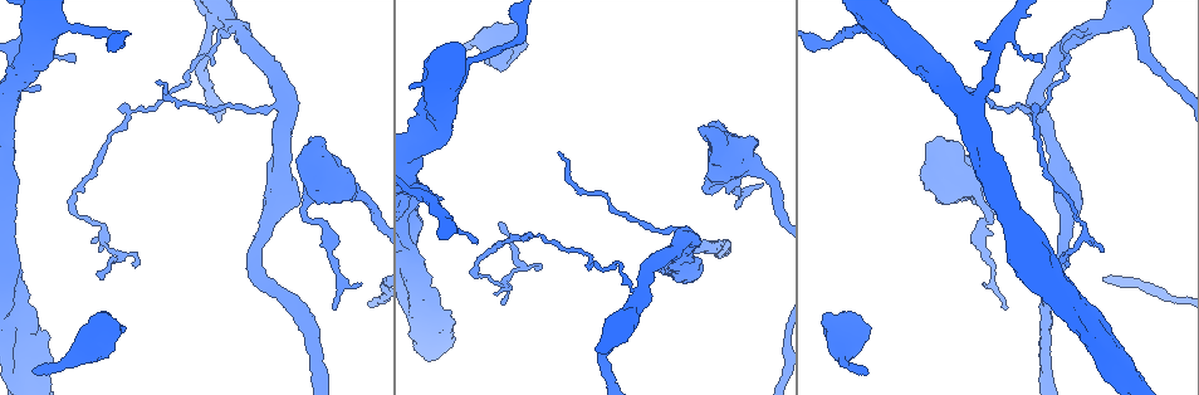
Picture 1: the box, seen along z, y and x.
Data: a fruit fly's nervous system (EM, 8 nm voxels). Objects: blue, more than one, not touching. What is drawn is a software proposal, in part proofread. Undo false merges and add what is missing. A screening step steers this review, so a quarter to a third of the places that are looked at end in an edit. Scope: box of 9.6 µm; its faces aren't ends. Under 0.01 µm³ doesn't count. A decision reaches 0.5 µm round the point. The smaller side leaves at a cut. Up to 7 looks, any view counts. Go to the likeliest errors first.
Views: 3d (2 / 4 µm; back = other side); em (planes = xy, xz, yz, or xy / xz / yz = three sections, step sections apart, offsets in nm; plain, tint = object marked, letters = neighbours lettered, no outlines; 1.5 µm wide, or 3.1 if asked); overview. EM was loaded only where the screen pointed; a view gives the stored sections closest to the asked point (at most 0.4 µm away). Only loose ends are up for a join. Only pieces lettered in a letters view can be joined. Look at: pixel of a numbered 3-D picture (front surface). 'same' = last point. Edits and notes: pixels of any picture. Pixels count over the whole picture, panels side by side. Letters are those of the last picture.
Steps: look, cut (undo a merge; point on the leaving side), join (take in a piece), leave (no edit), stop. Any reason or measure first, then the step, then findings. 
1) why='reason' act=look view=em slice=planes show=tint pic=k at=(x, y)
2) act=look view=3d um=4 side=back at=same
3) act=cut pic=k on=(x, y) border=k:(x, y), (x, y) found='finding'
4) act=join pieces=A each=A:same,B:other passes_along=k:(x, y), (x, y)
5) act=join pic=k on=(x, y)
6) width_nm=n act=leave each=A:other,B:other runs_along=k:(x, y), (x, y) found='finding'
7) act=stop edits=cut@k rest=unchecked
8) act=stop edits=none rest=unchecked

why='thin end' act=look view=3d um=2 pic=1 at=(31, 371)

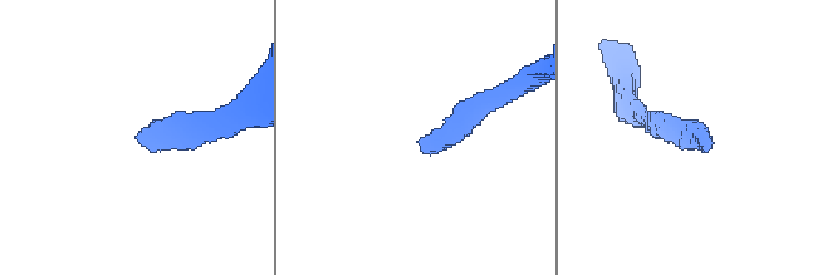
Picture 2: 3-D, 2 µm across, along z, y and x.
act=look view=em slice=planes show=letters pic=2 at=(423, 151)

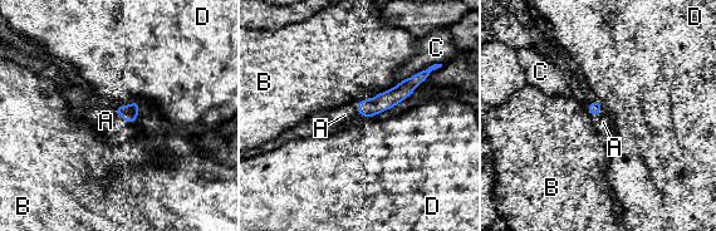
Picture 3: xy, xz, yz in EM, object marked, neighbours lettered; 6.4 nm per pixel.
width_nm=90 act=join pieces=A each=A:same,B:other,C:other,D:other found='it goes on there'

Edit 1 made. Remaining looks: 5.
act=look view=em slice=xz step=4 show=tint pic=1 at=(477, 240)

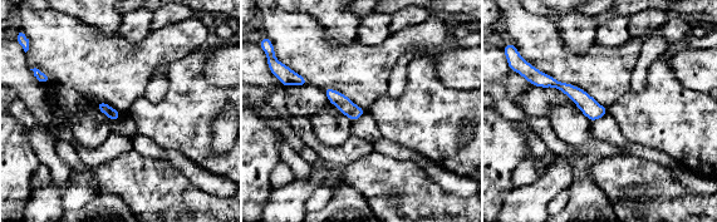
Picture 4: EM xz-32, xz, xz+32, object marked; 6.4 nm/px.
act=look view=em slice=planes show=letters at=same

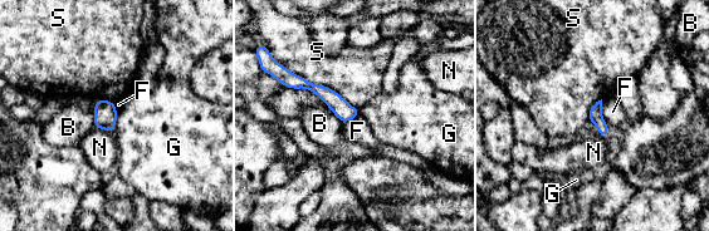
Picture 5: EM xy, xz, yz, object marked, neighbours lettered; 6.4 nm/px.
act=leave each=B:other,F:other,G:other,N:other,S:other found='none of them fits'

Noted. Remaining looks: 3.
act=stop edits=join@3 rest=unchecked

